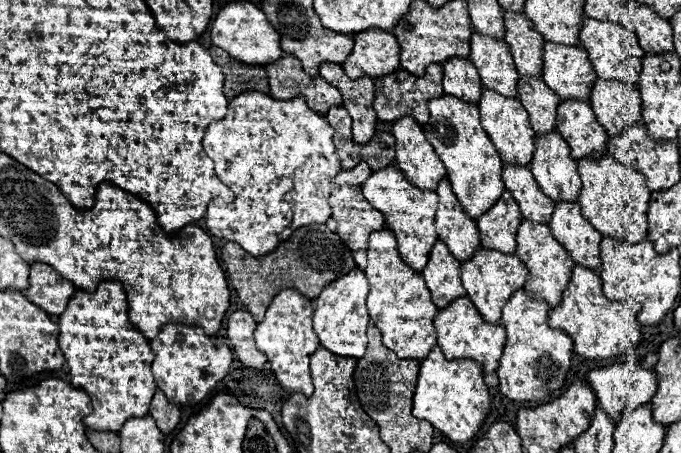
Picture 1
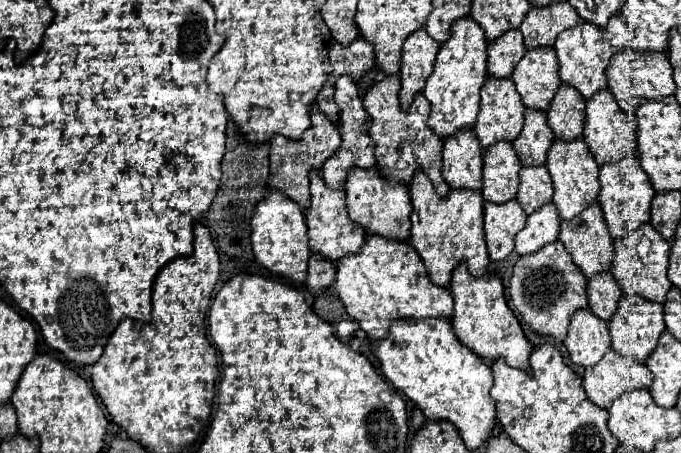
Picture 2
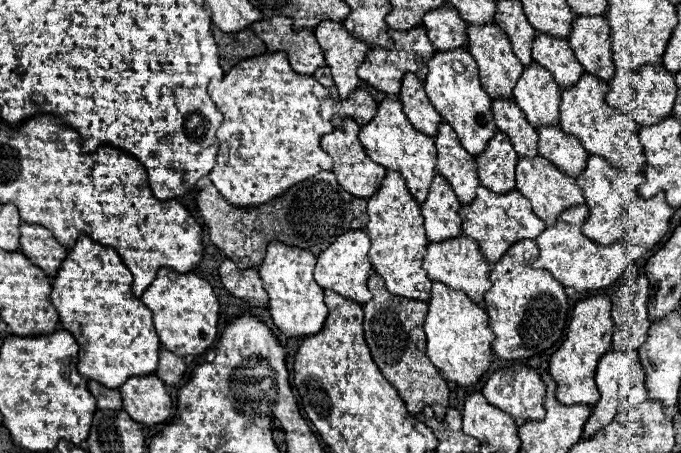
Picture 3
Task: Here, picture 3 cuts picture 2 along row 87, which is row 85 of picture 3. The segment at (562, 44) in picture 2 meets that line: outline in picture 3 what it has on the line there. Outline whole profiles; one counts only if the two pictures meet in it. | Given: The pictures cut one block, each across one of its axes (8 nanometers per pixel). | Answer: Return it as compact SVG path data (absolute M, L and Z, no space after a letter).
M584 72L574 86L562 90L560 128L566 134L576 136L590 154L606 156L606 160L610 160L610 164L618 168L642 172L644 152L638 140L638 124L630 120L630 116L626 116L624 112L610 108L606 104L606 92L608 92L608 84L604 84L598 76Z

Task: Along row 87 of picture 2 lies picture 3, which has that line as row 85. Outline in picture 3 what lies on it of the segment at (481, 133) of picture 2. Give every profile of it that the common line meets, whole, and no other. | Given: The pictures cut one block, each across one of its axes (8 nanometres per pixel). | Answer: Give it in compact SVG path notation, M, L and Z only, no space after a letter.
M468 24L468 50L478 64L480 82L484 90L490 94L490 98L512 98L514 84L518 82L518 76L522 74L524 66L514 56L512 44L508 36L502 32L502 28L496 24Z

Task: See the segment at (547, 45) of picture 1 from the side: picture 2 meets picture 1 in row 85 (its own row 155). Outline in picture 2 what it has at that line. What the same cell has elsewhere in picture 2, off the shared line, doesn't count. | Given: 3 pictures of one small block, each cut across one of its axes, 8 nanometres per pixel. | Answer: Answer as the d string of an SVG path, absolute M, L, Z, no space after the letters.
M582 138L570 140L570 142L554 140L554 144L548 150L546 168L548 168L548 172L552 176L552 184L554 184L552 202L556 204L562 218L566 218L566 220L574 218L576 214L582 212L582 208L586 208L590 202L596 200L596 196L600 192L598 164L596 164L594 156L590 154L590 150Z

